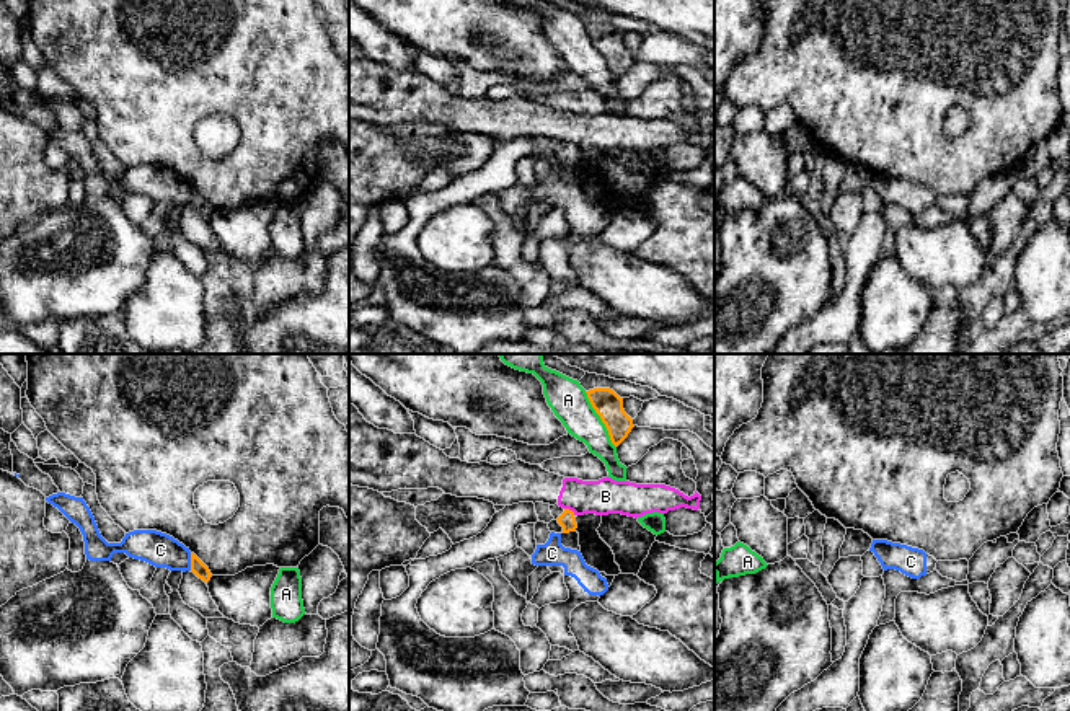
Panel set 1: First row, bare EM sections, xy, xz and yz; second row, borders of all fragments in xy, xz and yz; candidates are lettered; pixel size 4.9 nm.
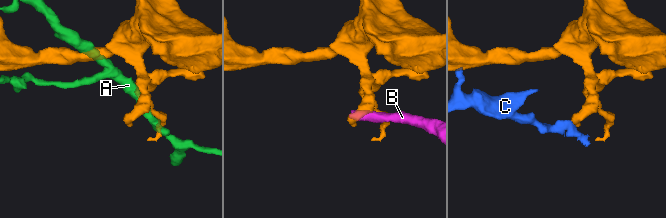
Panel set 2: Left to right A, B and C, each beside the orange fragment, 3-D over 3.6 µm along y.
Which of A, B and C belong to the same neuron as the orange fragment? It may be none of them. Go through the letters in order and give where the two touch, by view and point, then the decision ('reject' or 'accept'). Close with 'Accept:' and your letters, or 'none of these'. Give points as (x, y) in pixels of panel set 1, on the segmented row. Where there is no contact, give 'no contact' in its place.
A: meets orange in xz at (601, 418); reject
B: meets orange in xz at (568, 509); reject
C: meets orange in xy at (191, 561); reject
Accept: none of these

